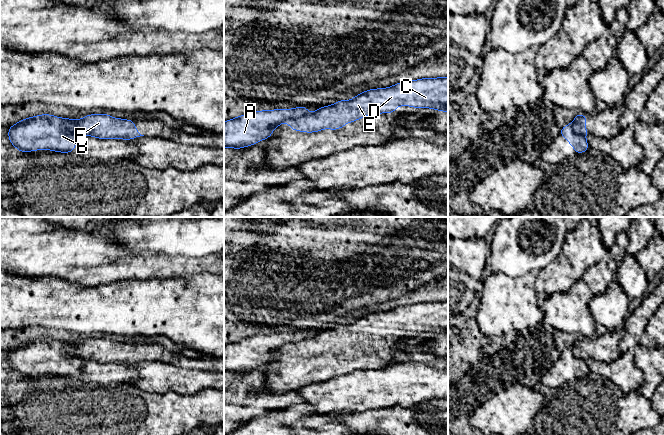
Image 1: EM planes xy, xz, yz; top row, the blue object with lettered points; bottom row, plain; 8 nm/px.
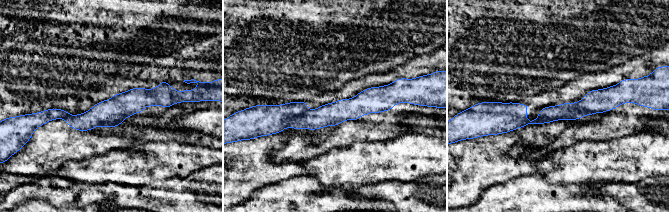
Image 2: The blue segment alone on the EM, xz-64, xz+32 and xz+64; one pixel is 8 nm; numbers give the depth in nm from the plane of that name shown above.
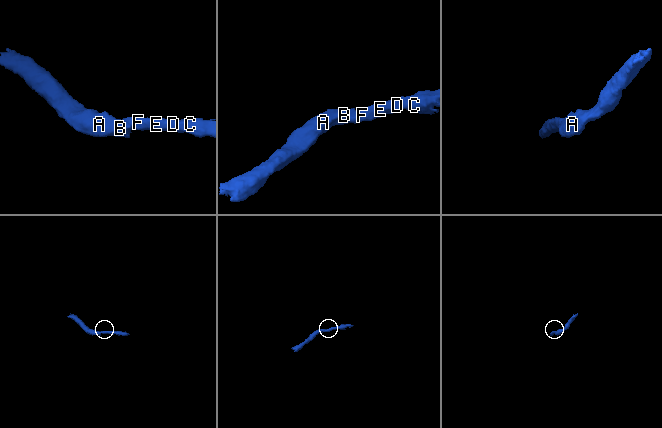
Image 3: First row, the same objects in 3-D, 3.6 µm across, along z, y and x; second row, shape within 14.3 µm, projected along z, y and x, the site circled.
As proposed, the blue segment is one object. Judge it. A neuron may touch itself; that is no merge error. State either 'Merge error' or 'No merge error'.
Merge error

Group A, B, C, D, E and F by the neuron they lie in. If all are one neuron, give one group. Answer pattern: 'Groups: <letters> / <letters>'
Groups: A B / C D E F

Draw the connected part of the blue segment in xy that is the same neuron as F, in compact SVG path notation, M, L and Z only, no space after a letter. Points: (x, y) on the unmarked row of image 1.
M89 338L74 345L69 343L73 347L74 355L98 363L133 364L144 360L135 351L134 344L113 342L109 338Z

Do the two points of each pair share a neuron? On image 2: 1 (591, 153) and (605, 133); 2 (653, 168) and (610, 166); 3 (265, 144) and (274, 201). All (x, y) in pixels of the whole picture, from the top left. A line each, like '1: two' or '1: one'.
1: two
2: one
3: two

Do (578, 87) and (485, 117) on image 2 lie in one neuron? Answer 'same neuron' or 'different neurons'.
same neuron

